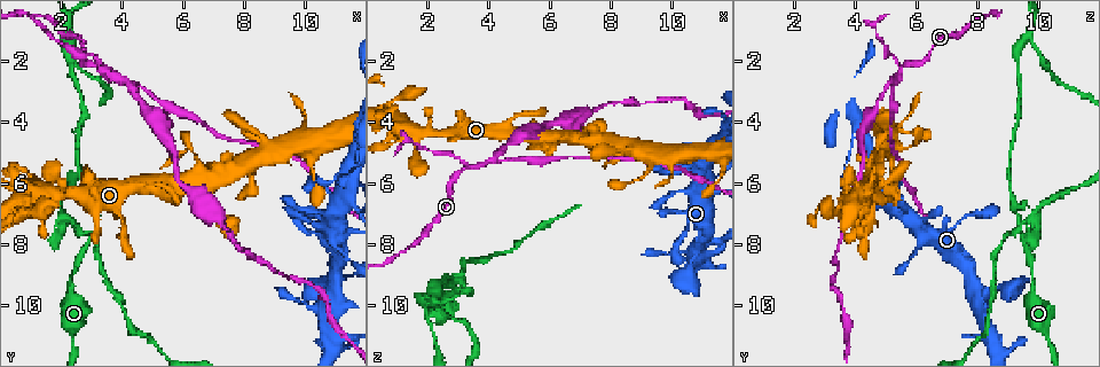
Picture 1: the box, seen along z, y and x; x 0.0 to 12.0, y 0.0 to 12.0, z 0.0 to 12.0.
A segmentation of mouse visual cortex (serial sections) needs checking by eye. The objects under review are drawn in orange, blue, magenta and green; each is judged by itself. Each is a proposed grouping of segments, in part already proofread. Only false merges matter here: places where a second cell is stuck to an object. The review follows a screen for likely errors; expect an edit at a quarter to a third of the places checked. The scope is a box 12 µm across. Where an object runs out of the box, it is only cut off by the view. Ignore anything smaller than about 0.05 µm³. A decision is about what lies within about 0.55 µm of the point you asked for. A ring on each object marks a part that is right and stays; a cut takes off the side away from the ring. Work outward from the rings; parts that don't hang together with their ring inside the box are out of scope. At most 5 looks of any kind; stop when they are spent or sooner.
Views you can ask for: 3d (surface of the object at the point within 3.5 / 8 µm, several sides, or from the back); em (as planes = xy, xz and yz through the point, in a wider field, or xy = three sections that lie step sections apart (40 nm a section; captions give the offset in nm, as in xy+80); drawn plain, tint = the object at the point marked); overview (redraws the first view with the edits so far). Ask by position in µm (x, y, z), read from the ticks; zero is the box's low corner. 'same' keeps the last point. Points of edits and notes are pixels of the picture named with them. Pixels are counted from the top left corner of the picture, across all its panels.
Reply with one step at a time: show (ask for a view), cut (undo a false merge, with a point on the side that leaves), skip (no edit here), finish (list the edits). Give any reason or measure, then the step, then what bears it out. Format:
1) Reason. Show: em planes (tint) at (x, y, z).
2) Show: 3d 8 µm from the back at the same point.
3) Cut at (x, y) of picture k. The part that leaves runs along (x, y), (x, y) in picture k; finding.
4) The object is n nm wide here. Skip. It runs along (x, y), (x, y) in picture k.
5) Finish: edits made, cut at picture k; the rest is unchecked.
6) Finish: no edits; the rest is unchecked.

Two arms in line, one across. Show: 3d 3.5 µm at (11.3, 9.1, 7.8).

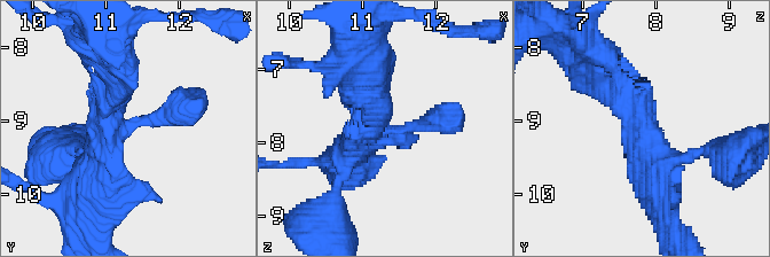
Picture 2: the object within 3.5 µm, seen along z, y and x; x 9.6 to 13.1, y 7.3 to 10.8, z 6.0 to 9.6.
3 arms meet here; the arms are 250, 350, 450 nm wide. Show: em xy step 3 (tint) at (11.30, 9.05, 7.80).

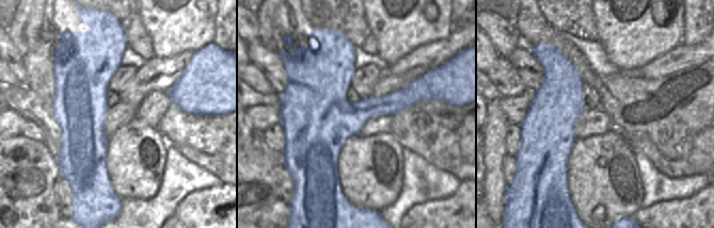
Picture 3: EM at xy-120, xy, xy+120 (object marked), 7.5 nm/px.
Another direction. Show: em xy step 5 (tint) at the same point.

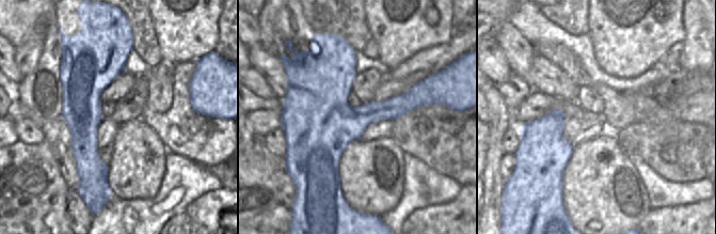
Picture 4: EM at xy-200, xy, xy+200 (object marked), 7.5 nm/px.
The object is 460 nm wide here. Skip. It runs along (375, 98), (363, 126), (402, 130), (431, 118) in picture 2; one cell here.

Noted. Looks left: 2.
Thick turns thin. Show: 3d 3.5 µm at (2.4, 9.2, 9.8).

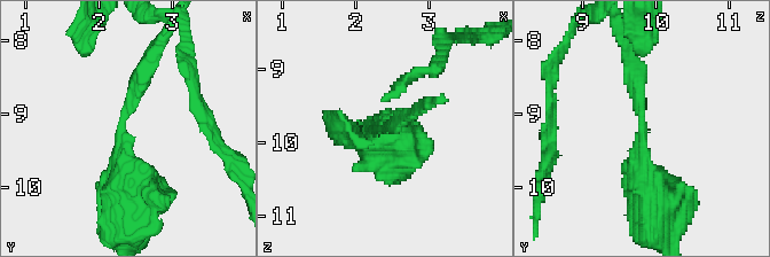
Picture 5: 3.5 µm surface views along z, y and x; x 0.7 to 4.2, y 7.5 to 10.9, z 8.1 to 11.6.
The arms are 250, 600 nm wide. Show: em xy step 3 (tint) at (2.30, 9.25, 9.80).

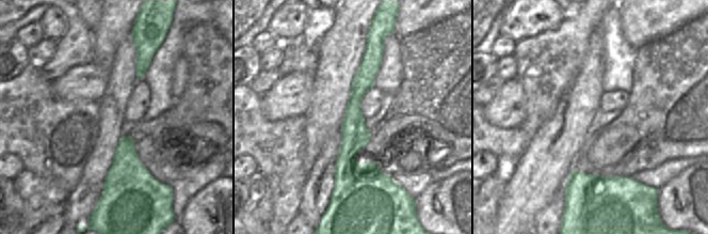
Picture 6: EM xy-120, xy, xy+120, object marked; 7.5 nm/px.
The object is 200 nm wide here. Skip. It runs along (654, 205), (631, 61) in picture 5; continuous, no second cell.

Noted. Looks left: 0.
Finish: no edits; the rest is unchecked.

